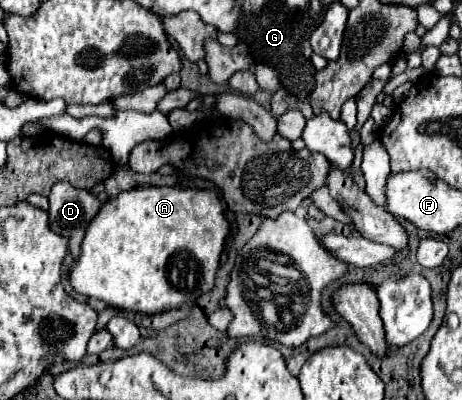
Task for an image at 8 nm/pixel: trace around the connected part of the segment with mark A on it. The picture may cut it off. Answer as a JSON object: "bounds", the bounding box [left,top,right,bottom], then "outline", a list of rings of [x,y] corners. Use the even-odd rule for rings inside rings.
{"bounds":[71,186,229,314],"outline":[[[175,186],[133,188],[105,202],[89,224],[81,258],[71,268],[71,286],[83,296],[103,300],[113,308],[135,314],[159,314],[183,304],[193,304],[201,294],[213,290],[227,236],[229,222],[215,192]]]}

